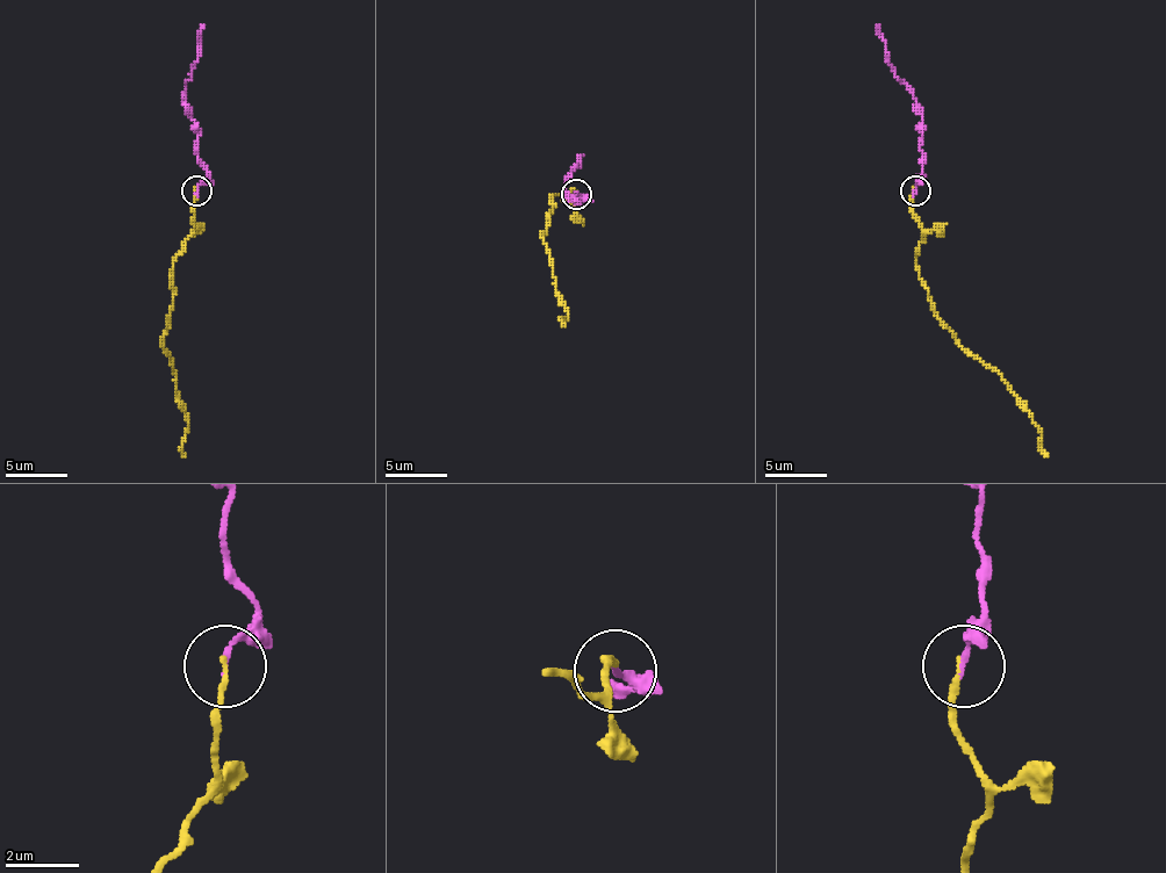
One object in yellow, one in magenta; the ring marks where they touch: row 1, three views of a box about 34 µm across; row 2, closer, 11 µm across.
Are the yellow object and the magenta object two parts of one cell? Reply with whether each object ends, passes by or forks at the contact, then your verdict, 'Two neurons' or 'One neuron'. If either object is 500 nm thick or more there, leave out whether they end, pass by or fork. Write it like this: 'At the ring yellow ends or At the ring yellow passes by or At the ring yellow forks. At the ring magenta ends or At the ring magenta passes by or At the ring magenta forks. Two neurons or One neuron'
At the ring yellow ends. At the ring magenta ends. One neuron

